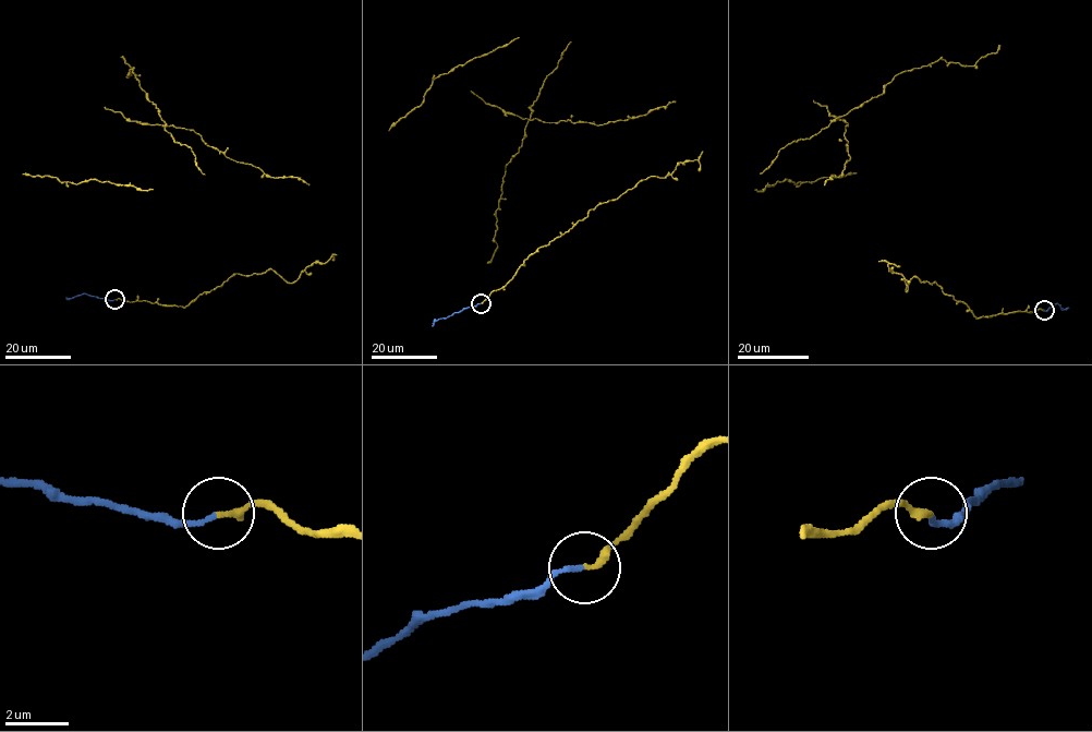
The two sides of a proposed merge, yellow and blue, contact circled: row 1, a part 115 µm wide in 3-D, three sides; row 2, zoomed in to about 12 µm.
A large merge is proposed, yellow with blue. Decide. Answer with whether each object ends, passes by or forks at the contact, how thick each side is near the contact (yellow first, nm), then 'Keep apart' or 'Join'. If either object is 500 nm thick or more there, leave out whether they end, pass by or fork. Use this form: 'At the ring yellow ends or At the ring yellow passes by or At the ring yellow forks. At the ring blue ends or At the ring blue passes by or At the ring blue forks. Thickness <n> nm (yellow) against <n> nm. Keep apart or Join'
At the ring yellow ends. At the ring blue ends. Thickness 240 nm (yellow) against 140 nm. Keep apart

